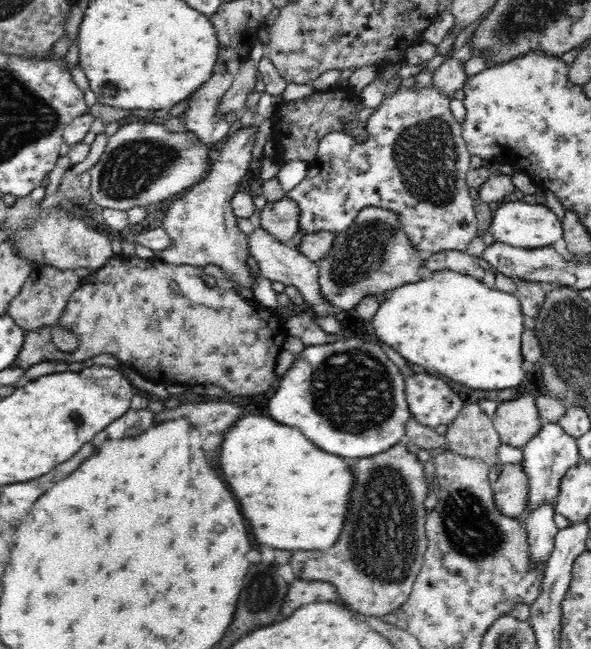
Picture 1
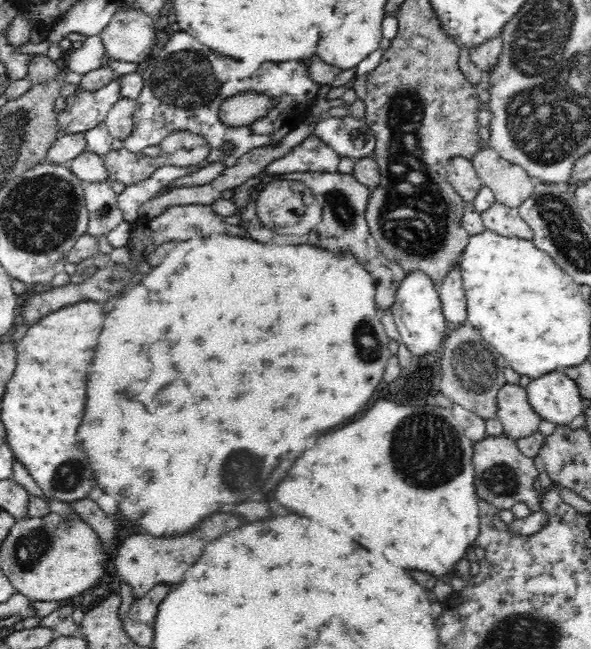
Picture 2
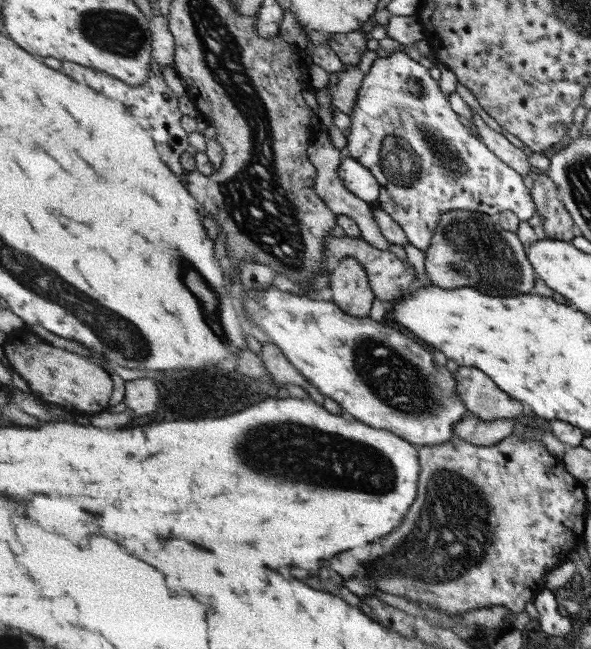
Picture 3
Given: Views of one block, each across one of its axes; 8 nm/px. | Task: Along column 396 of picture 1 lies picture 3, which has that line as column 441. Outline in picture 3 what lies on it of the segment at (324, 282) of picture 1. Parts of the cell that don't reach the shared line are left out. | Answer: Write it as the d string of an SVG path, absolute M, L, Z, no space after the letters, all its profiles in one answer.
M451 210L443 214L437 236L425 252L425 272L433 284L447 290L477 288L487 296L513 298L529 294L533 288L535 270L525 260L525 252L527 248L523 248L517 234L505 230L495 216L473 210Z

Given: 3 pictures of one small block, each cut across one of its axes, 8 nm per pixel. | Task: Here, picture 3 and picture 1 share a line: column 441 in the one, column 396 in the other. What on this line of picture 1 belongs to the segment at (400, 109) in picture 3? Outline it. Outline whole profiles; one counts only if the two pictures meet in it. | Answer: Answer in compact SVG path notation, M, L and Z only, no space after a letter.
M404 80L398 84L392 96L384 98L374 110L366 124L366 138L356 140L350 130L336 130L326 134L320 144L316 158L310 162L308 176L290 192L286 198L298 206L298 226L304 236L316 232L346 232L364 208L382 208L396 214L400 228L408 236L414 250L420 254L466 250L478 236L478 220L474 214L476 200L470 198L466 176L470 172L470 152L464 142L464 132L450 110L450 96L432 80L424 90L412 86L404 88Z

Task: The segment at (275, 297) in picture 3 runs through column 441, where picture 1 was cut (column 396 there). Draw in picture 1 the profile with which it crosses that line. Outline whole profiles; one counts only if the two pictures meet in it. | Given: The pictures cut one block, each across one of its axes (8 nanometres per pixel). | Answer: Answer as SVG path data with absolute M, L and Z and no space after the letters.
M364 338L308 346L280 380L268 410L276 422L300 428L318 448L352 462L406 442L408 422L414 418L406 400L406 378L378 342Z

